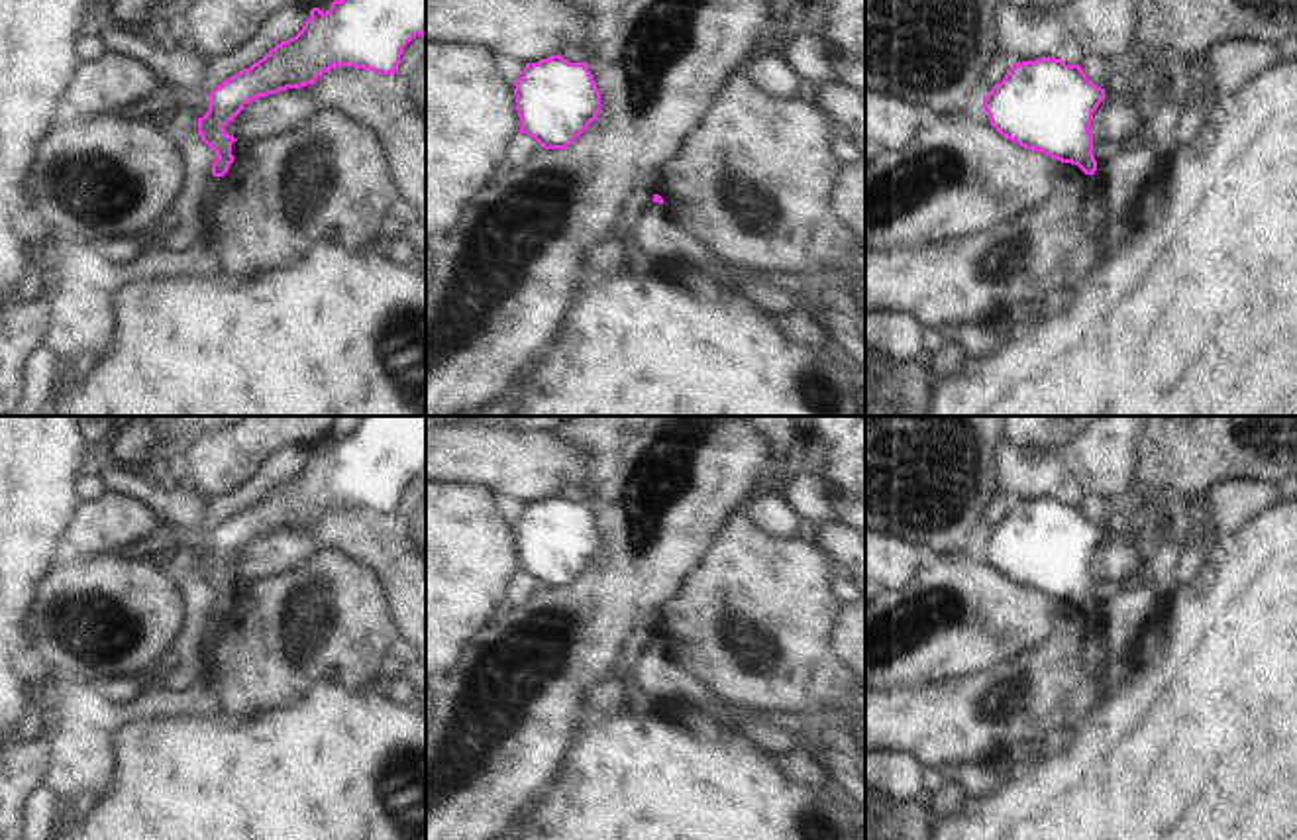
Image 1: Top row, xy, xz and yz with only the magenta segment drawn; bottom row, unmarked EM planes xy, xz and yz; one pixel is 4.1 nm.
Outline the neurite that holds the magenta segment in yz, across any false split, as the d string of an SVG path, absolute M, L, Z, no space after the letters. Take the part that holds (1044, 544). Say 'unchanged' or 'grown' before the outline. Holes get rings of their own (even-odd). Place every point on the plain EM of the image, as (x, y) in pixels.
unchanged; M1056 497L1014 502L983 538L991 565L1024 589L1095 614L1093 551L1105 528L1093 524L1079 504Z

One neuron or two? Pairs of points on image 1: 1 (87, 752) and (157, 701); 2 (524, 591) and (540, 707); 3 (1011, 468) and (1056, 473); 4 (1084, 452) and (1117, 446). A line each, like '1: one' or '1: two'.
1: one
2: two
3: one
4: one

